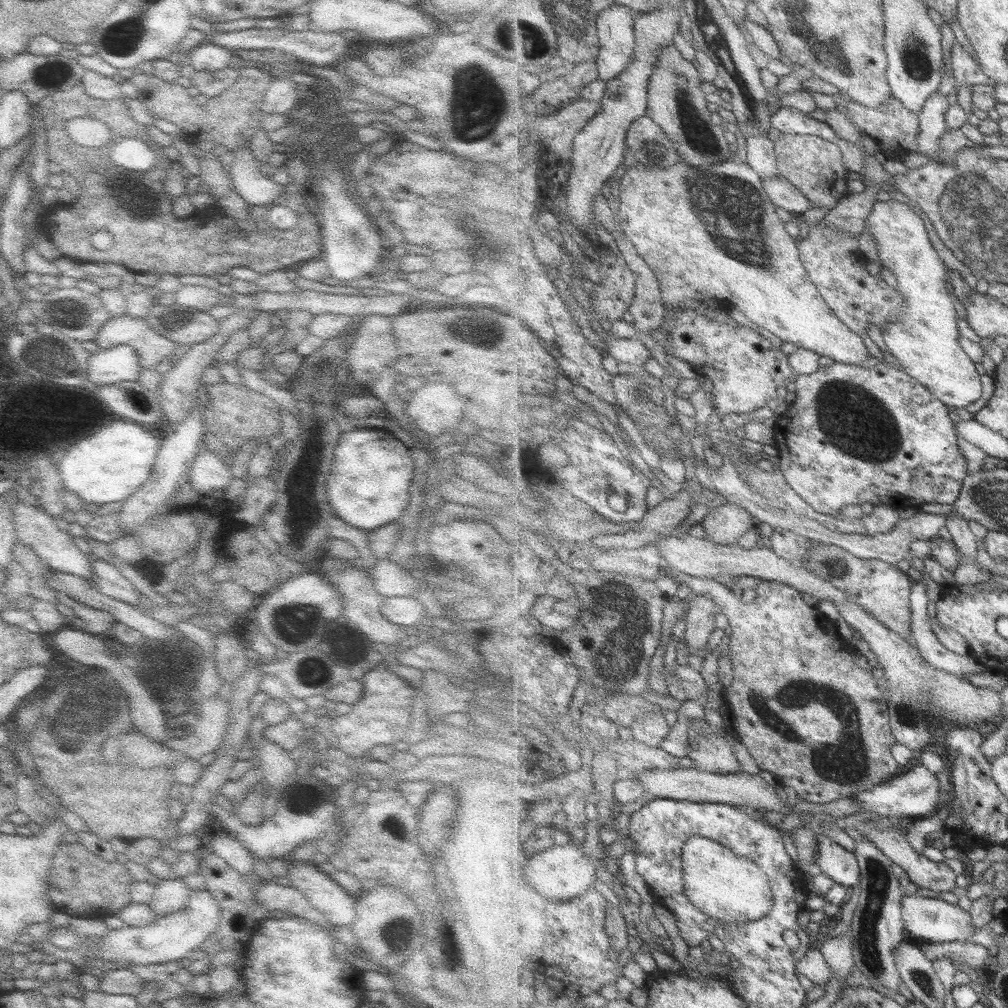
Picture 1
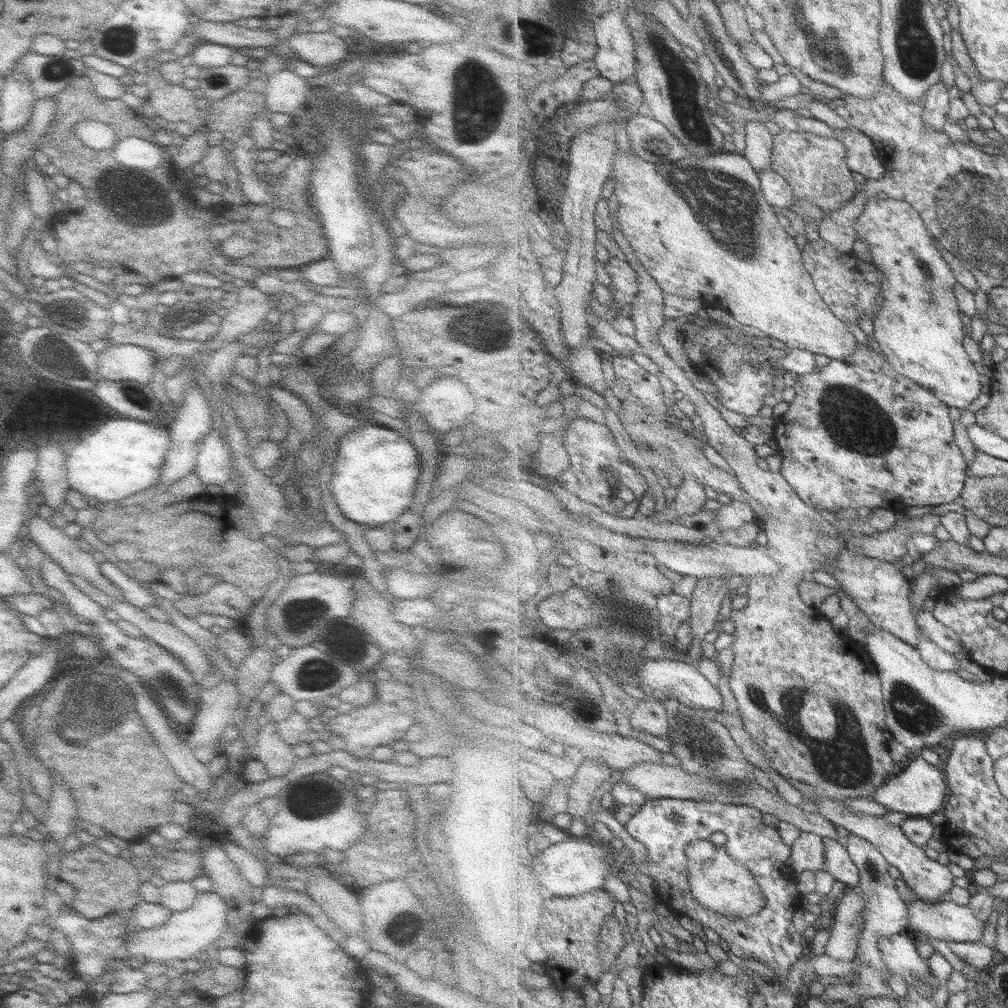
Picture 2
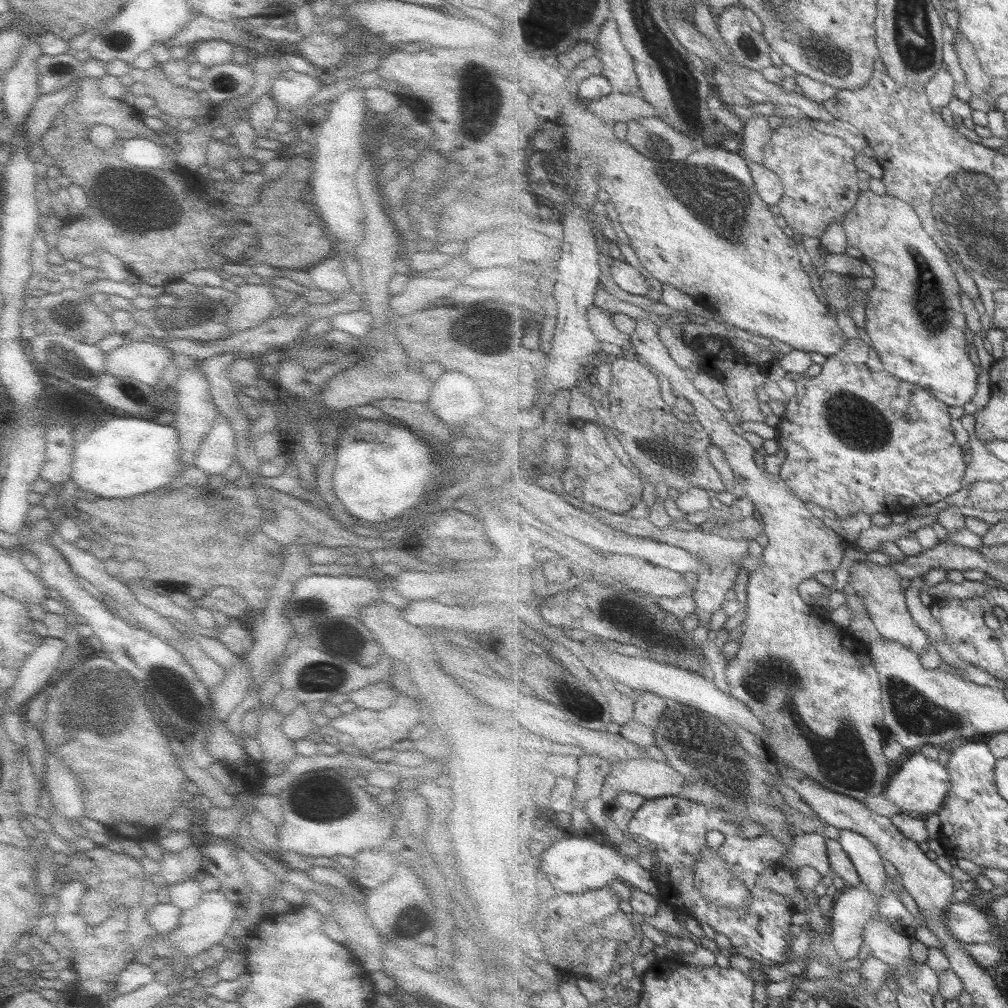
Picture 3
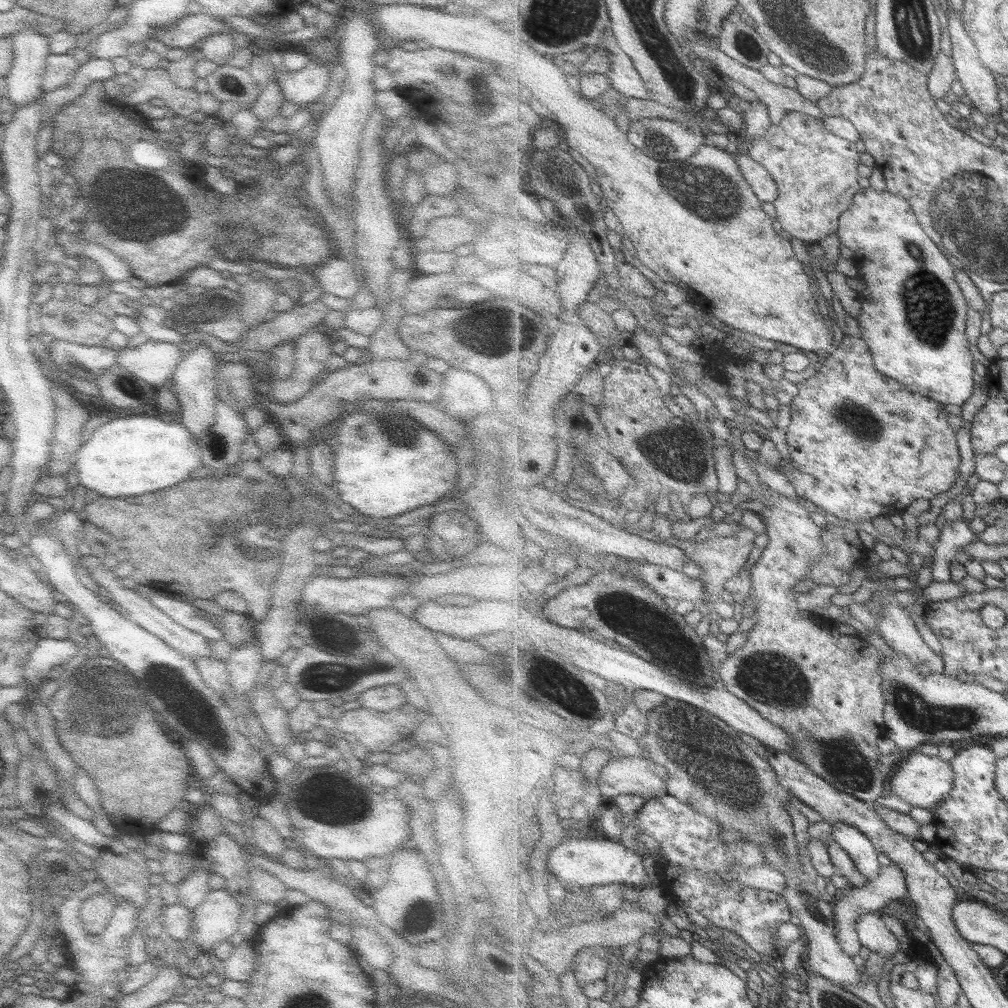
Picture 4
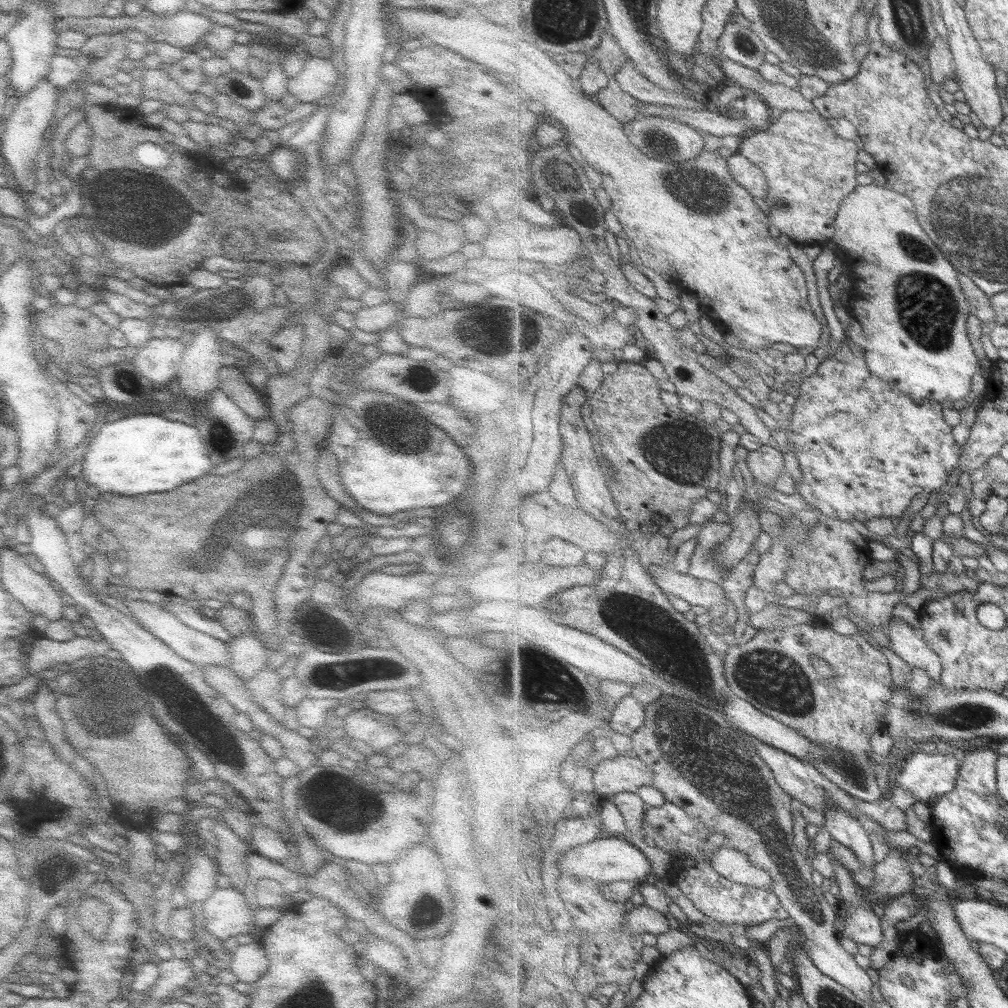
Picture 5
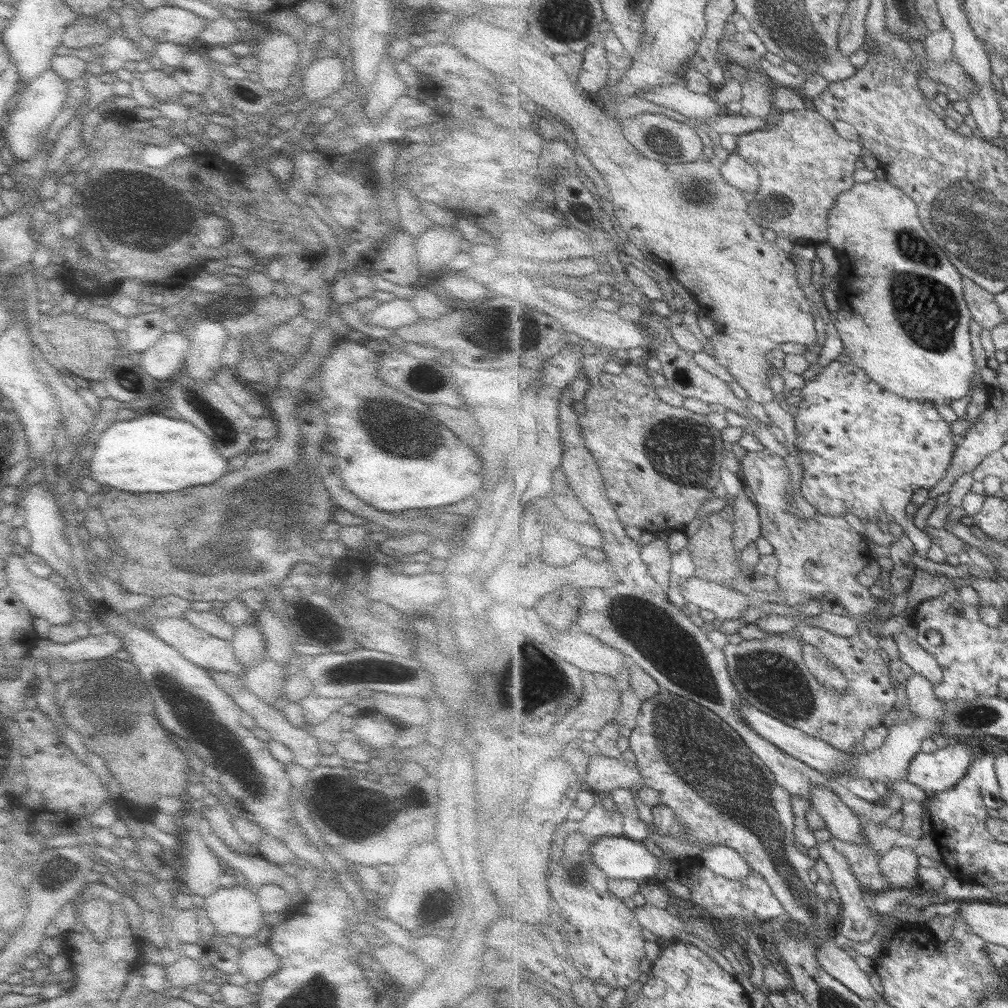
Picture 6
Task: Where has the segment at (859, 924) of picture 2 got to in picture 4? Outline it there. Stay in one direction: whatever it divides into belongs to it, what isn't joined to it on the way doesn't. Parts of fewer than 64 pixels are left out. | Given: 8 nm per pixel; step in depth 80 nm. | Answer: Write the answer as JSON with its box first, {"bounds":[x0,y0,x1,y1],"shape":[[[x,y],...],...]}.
{"bounds":[835,864,909,957],"shape":[[[895,864],[887,867],[881,866],[881,873],[873,881],[869,881],[864,887],[852,887],[850,891],[842,892],[835,899],[835,919],[837,928],[837,939],[841,949],[847,955],[853,957],[859,955],[861,942],[857,936],[857,921],[866,915],[874,915],[879,912],[887,911],[889,905],[893,902],[901,902],[907,899],[909,894],[909,884],[903,875],[901,868]]]}

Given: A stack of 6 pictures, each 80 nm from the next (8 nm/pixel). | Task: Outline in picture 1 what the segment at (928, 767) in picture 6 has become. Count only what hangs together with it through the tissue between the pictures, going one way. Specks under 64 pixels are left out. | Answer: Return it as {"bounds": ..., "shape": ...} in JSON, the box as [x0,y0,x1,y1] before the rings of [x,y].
{"bounds":[851,765,941,818],"shape":[[[917,765],[910,771],[897,778],[891,779],[887,783],[876,786],[875,789],[866,790],[864,793],[855,793],[851,796],[853,802],[860,804],[862,810],[873,812],[878,816],[885,816],[886,818],[915,818],[921,816],[925,818],[932,816],[933,811],[941,807],[939,792],[941,792],[941,785],[935,773],[930,772],[923,765]]]}

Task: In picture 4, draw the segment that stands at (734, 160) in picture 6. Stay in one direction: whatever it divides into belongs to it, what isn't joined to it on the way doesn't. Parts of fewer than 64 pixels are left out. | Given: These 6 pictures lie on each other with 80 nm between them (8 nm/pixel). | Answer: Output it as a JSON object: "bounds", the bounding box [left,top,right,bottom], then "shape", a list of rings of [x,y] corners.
{"bounds":[736,154,779,203],"shape":[[[748,154],[736,155],[737,162],[740,164],[741,172],[751,183],[752,190],[757,198],[763,202],[775,203],[779,199],[779,188],[773,175],[761,163],[758,163]]]}

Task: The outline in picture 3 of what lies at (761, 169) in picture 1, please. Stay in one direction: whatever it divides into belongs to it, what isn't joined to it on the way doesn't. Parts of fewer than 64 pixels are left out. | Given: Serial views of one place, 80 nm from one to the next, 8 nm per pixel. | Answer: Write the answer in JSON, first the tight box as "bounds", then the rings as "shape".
{"bounds":[742,114,773,164],"shape":[[[754,114],[742,124],[742,143],[746,160],[762,164],[764,148],[771,140],[773,129],[769,127],[767,116]]]}

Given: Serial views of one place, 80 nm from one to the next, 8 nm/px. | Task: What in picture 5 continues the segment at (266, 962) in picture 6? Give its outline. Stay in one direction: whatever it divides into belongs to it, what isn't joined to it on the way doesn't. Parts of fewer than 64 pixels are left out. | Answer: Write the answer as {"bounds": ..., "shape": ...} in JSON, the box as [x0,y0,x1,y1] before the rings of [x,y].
{"bounds":[228,940,268,983],"shape":[[[257,940],[244,946],[231,943],[233,957],[229,961],[228,970],[237,981],[254,983],[256,977],[262,973],[268,960],[265,960],[265,951]]]}

